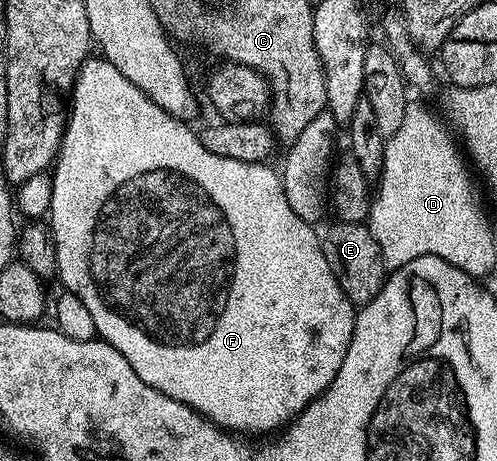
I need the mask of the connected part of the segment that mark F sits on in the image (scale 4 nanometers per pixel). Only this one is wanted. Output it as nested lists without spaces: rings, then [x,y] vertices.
[[[87,58],[83,60],[82,67],[78,69],[74,77],[74,83],[72,85],[74,97],[72,97],[71,100],[69,97],[68,100],[68,115],[64,120],[62,143],[58,145],[56,159],[52,164],[52,175],[50,176],[51,202],[48,211],[48,227],[50,236],[54,240],[57,279],[62,279],[61,287],[65,289],[65,291],[74,292],[84,302],[84,306],[88,306],[88,310],[92,314],[92,322],[96,322],[98,336],[105,340],[106,343],[112,345],[116,350],[120,350],[120,354],[124,354],[124,358],[128,358],[128,366],[132,366],[132,370],[136,370],[136,374],[140,374],[140,378],[144,378],[144,382],[148,386],[160,390],[168,398],[176,398],[180,402],[192,406],[209,420],[214,421],[215,424],[220,424],[223,428],[233,430],[238,434],[250,434],[246,432],[266,432],[269,428],[279,427],[278,429],[281,429],[283,426],[289,424],[315,396],[319,396],[327,385],[332,382],[335,373],[338,372],[340,362],[348,350],[350,339],[354,333],[355,305],[343,297],[340,286],[334,283],[334,275],[322,253],[322,242],[315,225],[305,221],[304,218],[300,218],[300,216],[292,210],[292,207],[288,206],[288,199],[285,198],[284,186],[282,185],[282,177],[277,171],[273,172],[273,170],[269,168],[269,163],[249,164],[246,161],[237,161],[236,158],[221,157],[218,154],[210,153],[201,145],[199,133],[195,131],[195,129],[190,129],[191,125],[187,123],[187,121],[178,120],[172,114],[160,110],[160,106],[156,106],[156,102],[152,102],[152,98],[148,98],[148,94],[144,94],[136,86],[132,86],[132,82],[128,82],[128,78],[124,78],[124,74],[120,74],[120,70],[116,70],[116,66],[112,66],[112,62],[108,62],[105,58],[97,59],[98,60]]]

